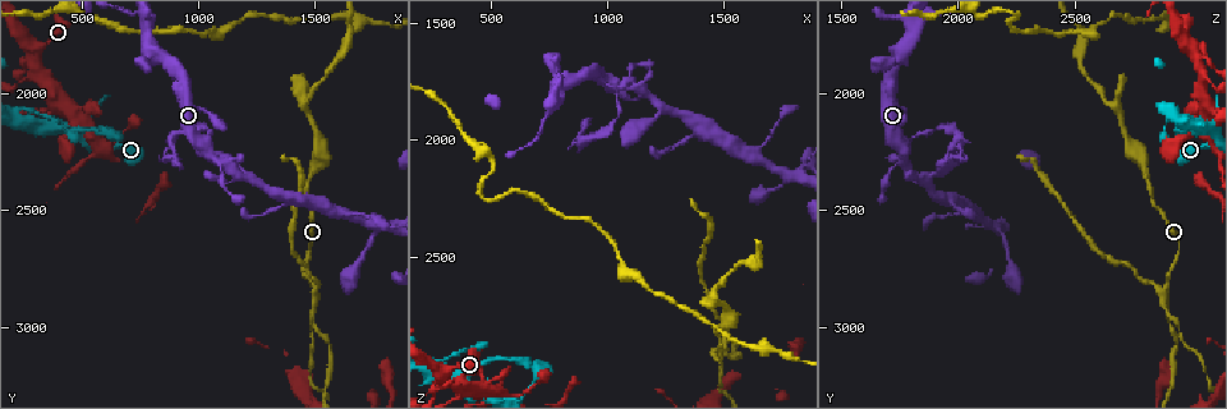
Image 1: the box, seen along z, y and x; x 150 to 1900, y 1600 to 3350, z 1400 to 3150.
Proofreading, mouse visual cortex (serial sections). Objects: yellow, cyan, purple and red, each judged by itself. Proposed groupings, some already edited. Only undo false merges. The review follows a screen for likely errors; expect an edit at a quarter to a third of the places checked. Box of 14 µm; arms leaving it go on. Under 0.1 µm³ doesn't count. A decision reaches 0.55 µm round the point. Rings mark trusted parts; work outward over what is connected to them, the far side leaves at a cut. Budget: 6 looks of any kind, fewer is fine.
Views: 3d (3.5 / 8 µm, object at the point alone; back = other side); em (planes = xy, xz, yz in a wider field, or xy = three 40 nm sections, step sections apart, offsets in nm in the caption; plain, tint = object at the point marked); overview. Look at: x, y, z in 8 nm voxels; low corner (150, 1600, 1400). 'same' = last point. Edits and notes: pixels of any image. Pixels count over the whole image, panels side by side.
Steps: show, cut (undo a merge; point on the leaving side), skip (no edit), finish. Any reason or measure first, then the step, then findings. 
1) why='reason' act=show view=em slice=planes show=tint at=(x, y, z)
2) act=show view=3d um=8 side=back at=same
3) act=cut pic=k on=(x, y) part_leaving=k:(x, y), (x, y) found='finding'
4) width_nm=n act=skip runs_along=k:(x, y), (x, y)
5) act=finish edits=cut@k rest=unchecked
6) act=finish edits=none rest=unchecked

why='thick turns thin' act=show view=3d um=8 at=(1040, 2220, 1780)

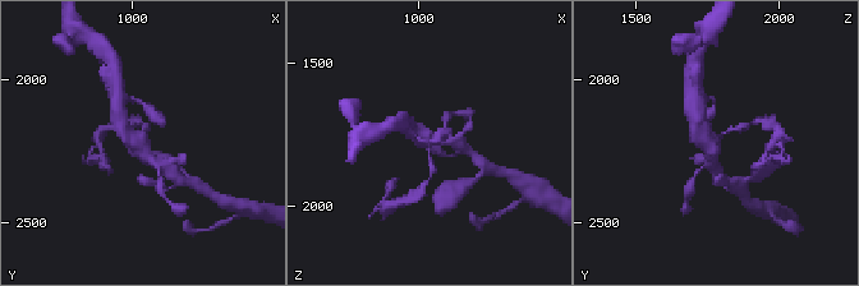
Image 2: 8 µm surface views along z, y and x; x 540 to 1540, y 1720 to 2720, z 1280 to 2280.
act=show view=em slice=xy step=2 show=tint at=(1030, 2210, 1780)

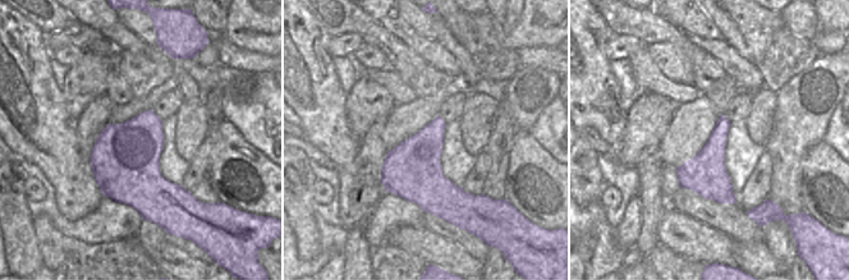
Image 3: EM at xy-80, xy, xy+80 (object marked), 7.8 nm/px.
arm_widths_nm=150,300,450 act=skip runs_along=2:(119, 115), (138, 148), (165, 167) found='all the same cell'

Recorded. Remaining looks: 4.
why='four-way junction' act=show view=3d um=3.5 at=(1770, 2570, 2150)

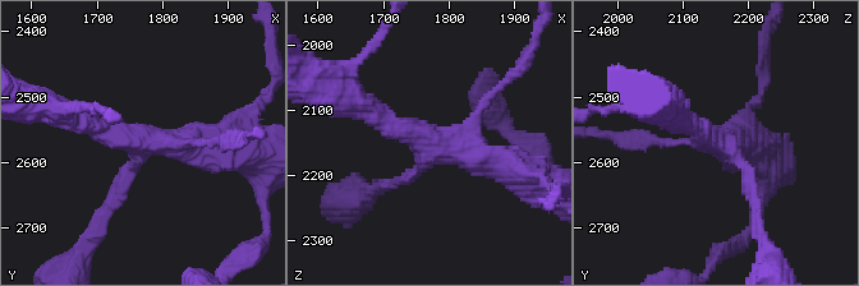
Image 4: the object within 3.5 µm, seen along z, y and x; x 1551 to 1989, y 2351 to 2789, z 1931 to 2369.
arms=4 arm_widths_nm=150,150,300,400 why='now the EM' act=show view=em slice=planes show=tint at=(1765, 2570, 2160)

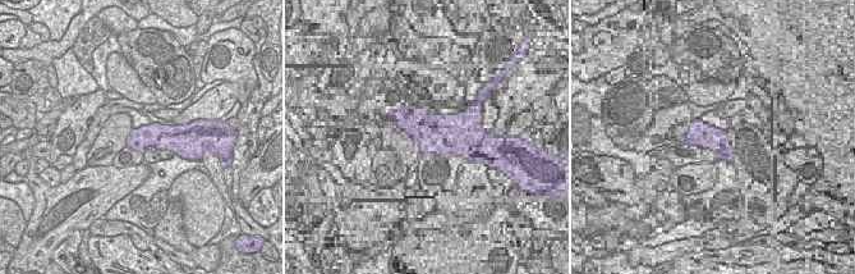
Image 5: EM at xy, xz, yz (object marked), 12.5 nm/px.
width_nm=340 act=skip runs_along=4:(678, 119), (734, 153), (753, 208) found='one cell here'

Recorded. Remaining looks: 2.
why='narrows sharply' act=show view=3d um=3.5 at=(1480, 2950, 2920)

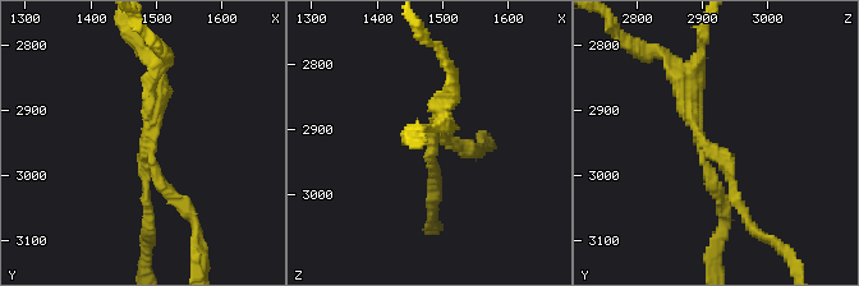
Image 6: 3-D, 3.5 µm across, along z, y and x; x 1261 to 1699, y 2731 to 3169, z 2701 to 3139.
arms=3 arm_widths_nm=150,200,200 why='need the tissue' act=show view=em slice=xy step=5 show=tint at=(1490, 2960, 2905)

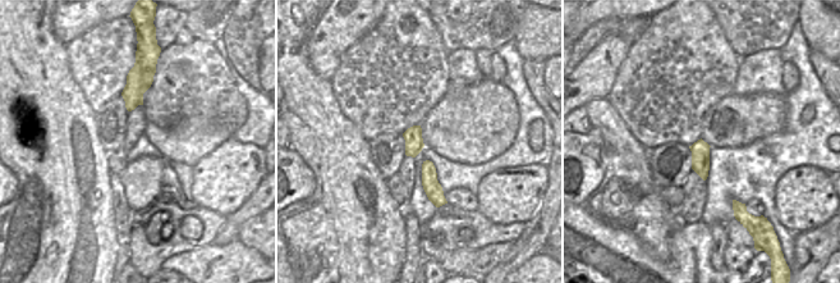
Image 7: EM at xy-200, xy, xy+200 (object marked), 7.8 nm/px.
act=cut pic=6 on=(641, 50) part_leaving=6:(684, 70), (619, 35) found='two cells meet here'

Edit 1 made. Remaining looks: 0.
act=finish edits=cut@6 rest=unchecked

